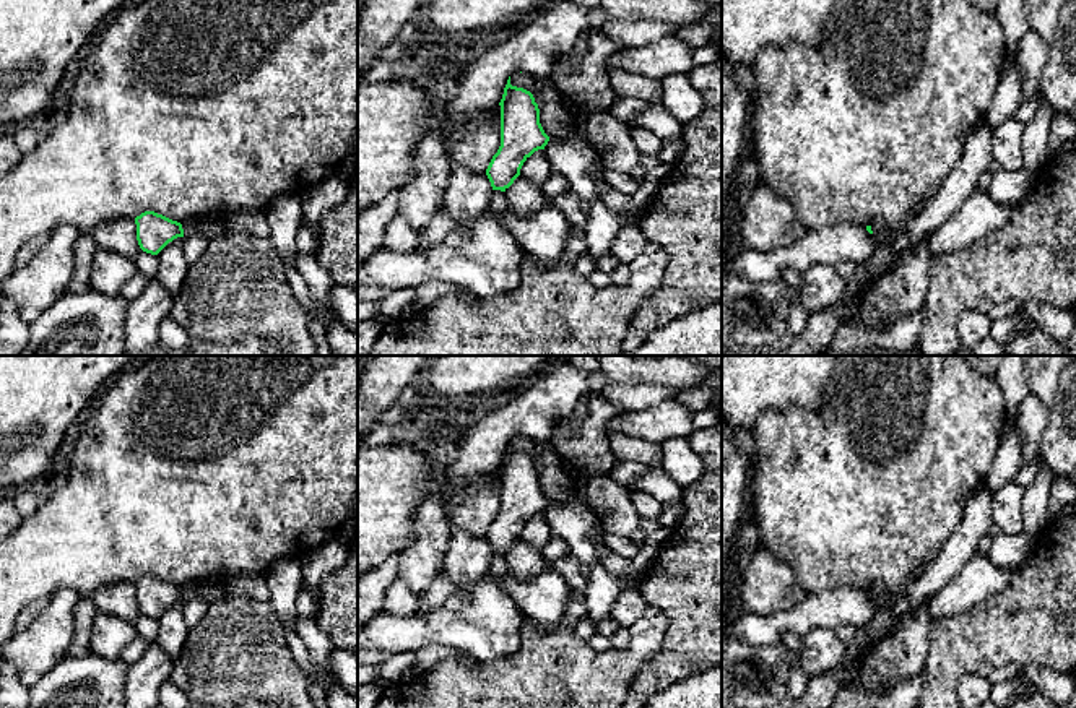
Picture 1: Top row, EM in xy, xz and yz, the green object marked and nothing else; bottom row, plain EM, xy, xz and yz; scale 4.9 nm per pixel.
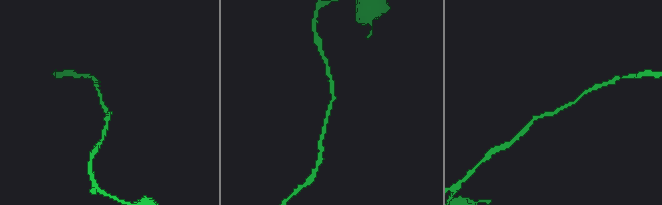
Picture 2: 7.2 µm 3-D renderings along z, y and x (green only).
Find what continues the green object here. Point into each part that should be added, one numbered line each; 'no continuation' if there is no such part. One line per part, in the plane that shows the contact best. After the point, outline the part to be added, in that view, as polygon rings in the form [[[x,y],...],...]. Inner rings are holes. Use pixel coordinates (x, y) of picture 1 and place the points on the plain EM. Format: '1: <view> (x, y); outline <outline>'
no continuation

